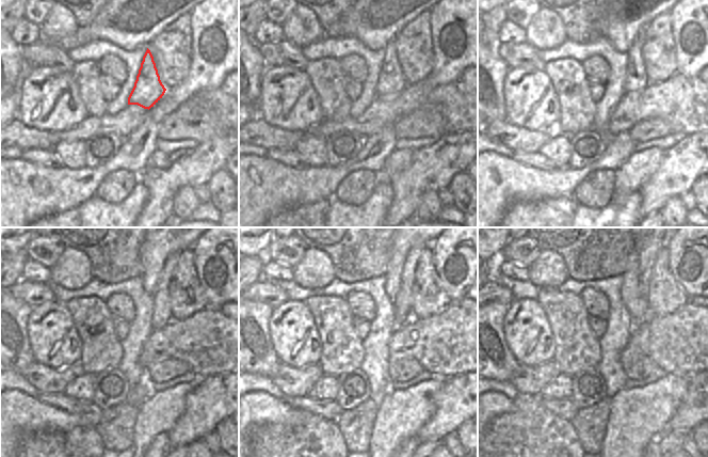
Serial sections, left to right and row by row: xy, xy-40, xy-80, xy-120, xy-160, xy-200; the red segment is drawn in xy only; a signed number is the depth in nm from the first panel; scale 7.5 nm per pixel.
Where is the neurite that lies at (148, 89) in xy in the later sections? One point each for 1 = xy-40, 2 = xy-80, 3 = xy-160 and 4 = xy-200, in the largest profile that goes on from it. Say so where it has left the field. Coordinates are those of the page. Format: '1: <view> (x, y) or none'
1: xy-40 (391, 80)
2: xy-80 (636, 78)
3: xy-160 (402, 303)
4: xy-200 (648, 249)

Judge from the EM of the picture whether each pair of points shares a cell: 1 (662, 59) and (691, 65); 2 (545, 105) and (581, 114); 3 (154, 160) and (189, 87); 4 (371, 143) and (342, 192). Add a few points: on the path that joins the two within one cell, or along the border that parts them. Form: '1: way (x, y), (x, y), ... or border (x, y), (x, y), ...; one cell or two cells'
1: border (673, 37), (676, 72); two cells
2: border (551, 85), (558, 97), (560, 108), (557, 127); two cells
3: border (156, 150), (149, 157), (146, 166); two cells
4: border (377, 173), (365, 169), (353, 170), (336, 187); two cells

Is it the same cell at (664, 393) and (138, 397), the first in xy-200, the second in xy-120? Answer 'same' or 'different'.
different

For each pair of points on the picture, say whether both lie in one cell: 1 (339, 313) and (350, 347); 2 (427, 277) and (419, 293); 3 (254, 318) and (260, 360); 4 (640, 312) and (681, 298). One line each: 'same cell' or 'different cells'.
1: same cell
2: same cell
3: same cell
4: different cells

